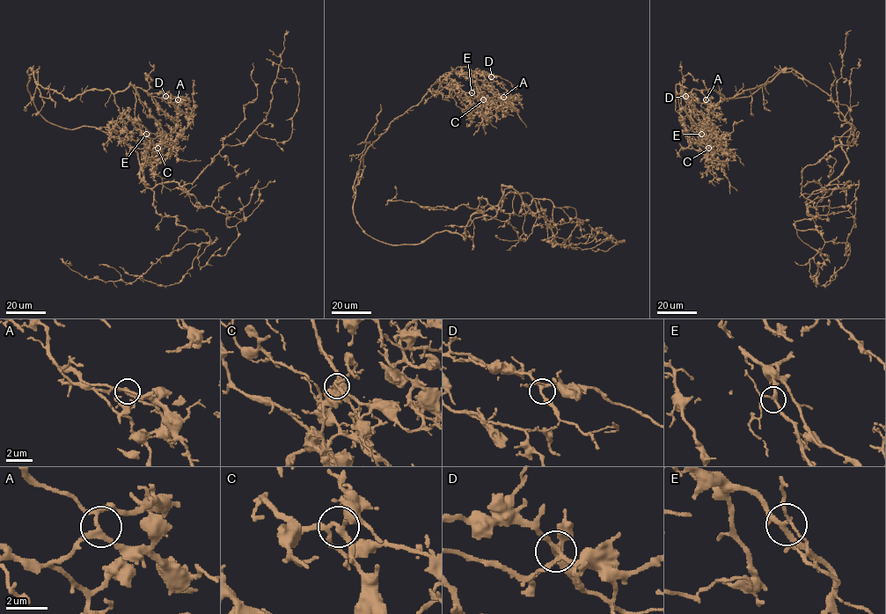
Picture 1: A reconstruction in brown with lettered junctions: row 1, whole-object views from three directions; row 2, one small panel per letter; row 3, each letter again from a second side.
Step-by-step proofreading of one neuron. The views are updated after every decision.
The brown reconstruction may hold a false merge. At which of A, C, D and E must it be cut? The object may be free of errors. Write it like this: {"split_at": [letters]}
{"split_at": []}

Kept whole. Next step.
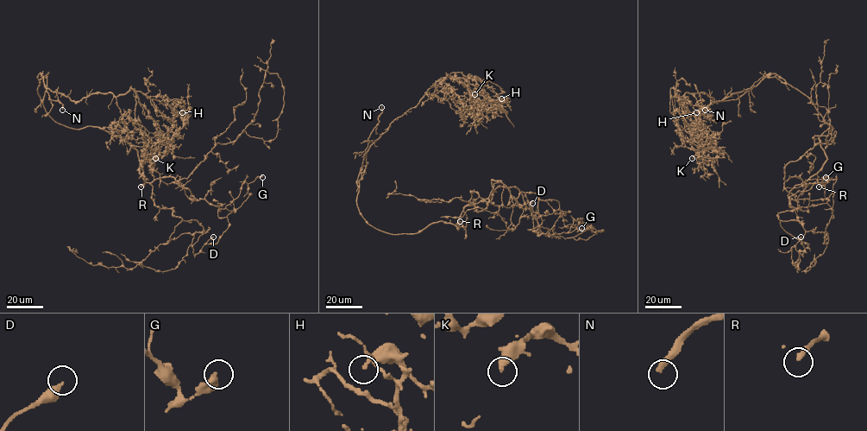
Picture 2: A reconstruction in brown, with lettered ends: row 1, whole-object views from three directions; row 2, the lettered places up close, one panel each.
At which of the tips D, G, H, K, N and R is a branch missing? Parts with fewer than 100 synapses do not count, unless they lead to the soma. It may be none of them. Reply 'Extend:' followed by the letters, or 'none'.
Extend: N

